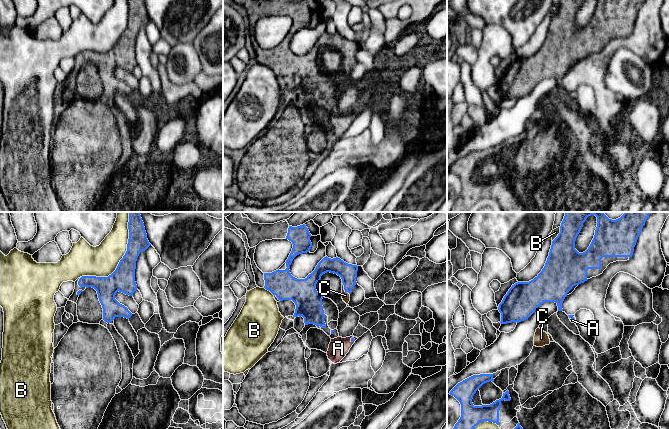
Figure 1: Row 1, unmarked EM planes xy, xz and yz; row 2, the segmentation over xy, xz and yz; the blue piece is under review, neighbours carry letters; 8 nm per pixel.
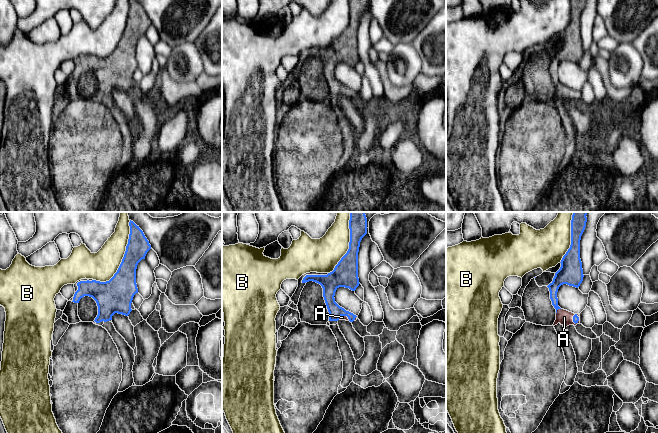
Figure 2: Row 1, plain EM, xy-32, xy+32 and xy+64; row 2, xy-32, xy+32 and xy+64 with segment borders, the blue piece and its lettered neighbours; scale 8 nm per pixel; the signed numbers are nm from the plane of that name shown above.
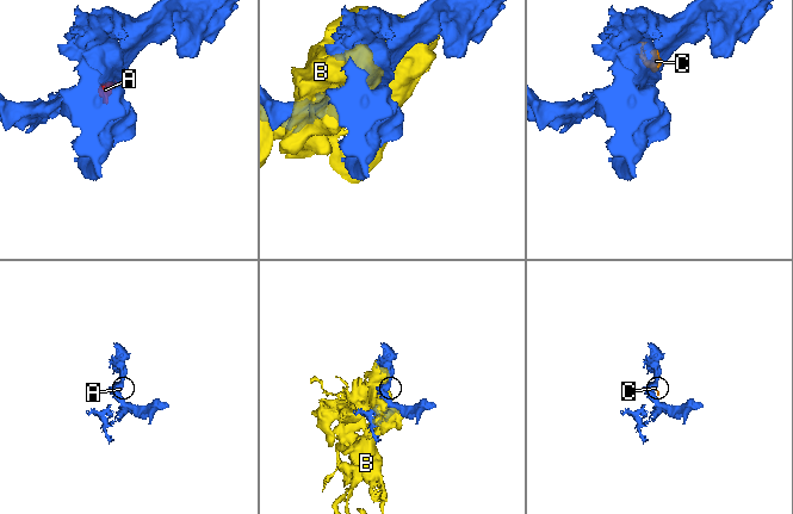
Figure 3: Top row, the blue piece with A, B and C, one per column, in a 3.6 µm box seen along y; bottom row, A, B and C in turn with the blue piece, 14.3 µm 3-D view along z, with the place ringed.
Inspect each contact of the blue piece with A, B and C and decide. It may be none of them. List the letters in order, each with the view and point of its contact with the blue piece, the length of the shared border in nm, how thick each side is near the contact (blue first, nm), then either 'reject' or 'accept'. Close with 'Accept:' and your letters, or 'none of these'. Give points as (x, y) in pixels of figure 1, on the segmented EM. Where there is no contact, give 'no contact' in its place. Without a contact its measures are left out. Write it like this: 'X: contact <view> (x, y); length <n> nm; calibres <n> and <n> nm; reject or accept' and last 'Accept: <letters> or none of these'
A: contact xz (351, 339); length 60 nm; calibres 30 and 160 nm; accept
B: contact xy (122, 258); length 650 nm; calibres 190 and 260 nm; reject
C: contact xz (344, 288); length 120 nm; calibres 140 and 60 nm; accept
Accept: A, C

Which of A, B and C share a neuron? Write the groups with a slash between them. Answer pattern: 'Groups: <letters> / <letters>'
Groups: A C / B

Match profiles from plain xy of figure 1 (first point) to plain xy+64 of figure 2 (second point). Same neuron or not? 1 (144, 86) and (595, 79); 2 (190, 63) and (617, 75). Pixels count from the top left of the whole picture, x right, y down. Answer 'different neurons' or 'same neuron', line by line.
1: different neurons
2: same neuron

